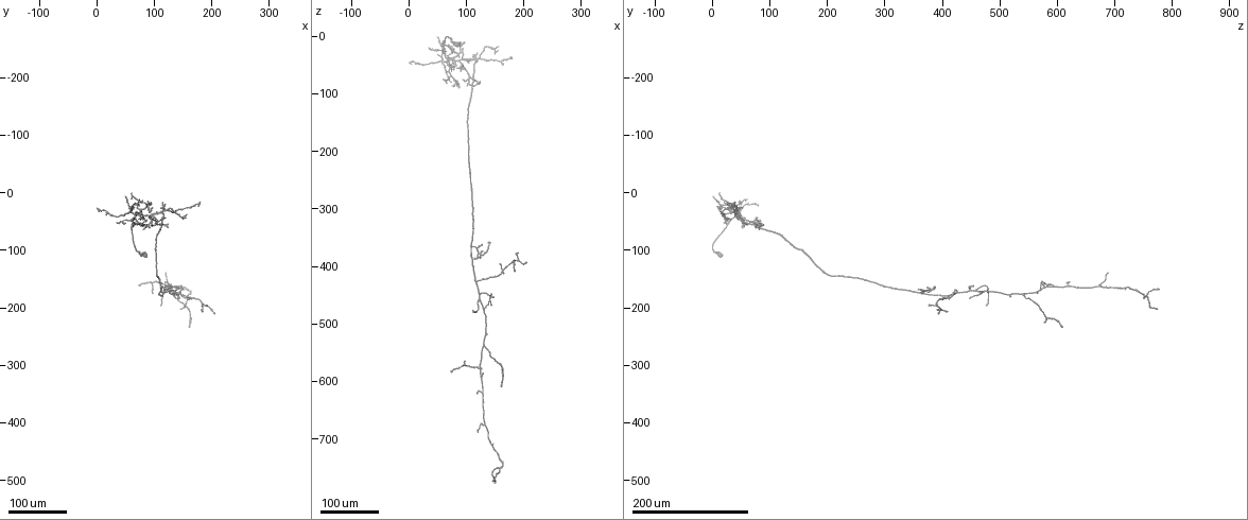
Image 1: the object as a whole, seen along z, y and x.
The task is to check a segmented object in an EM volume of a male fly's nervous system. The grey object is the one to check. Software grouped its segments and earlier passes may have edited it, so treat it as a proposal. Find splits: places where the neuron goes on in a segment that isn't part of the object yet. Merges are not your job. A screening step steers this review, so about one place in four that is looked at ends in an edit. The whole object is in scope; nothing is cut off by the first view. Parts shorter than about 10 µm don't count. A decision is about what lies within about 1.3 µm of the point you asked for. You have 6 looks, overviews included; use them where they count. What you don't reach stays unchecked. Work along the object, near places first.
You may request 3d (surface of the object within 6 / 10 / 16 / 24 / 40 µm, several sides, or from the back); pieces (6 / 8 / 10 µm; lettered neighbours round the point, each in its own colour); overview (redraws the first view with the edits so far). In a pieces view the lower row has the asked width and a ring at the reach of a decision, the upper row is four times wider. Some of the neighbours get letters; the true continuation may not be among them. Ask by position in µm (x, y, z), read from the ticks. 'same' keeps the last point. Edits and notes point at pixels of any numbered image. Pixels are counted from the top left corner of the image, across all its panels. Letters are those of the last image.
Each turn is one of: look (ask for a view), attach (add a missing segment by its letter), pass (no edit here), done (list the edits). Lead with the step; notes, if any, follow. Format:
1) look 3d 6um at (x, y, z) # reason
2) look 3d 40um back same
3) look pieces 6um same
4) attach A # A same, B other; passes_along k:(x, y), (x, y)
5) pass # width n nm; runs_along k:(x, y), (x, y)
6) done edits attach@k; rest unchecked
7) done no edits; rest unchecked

look 3d 24um at (120, 25, 30) # free end

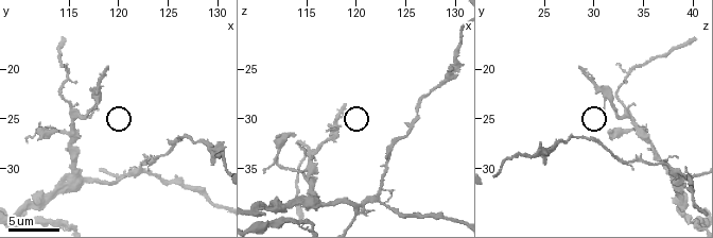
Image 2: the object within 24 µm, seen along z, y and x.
look pieces 6um at (118.8, 19.8, 28.6)

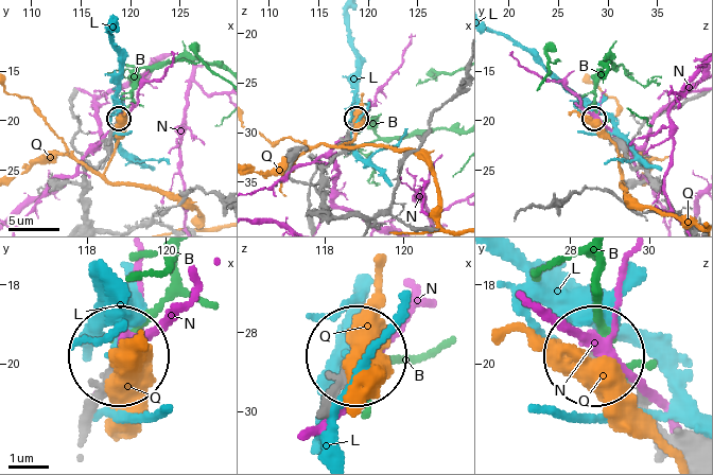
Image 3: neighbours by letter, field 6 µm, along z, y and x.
pass # width 220 nm; B other, L other, N other, Q other; runs_along 3:(693, 454), (595, 355); no lettered segment goes on from it

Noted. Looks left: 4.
look 3d 40um at (100, 50, 45) # an open end

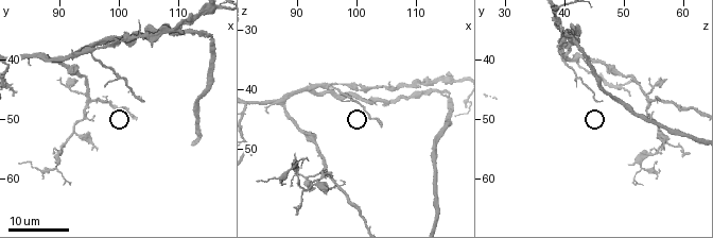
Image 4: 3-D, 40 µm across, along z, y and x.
look pieces 8um at (104.0, 47.0, 46.5) # see the neighbours

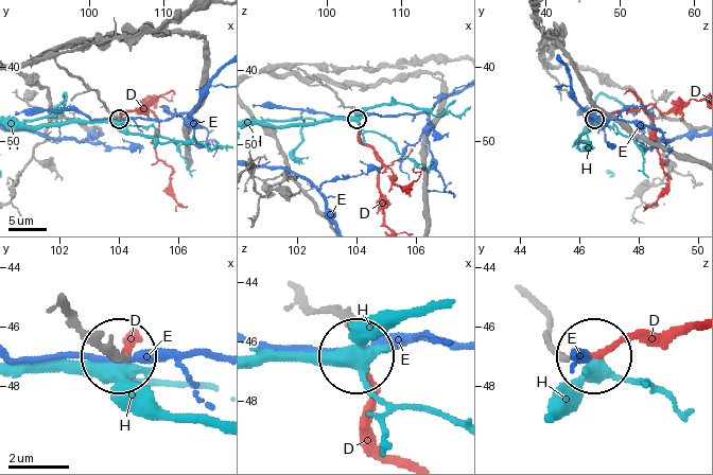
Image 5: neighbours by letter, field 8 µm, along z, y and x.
attach D # width 190 nm; D same, E other, H other; passes_along 5:(71, 313), (114, 356), (132, 336); the neuron continues

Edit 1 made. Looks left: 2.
look 3d 40um at (155, 40, 15) # tapers out

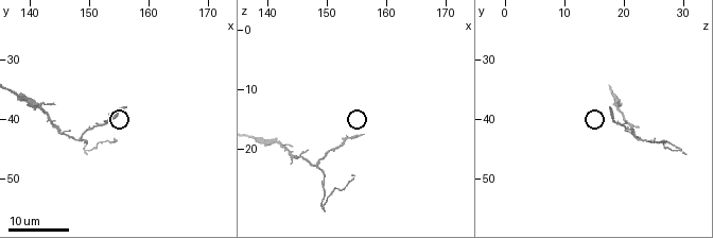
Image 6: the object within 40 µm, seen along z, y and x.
look pieces 6um at (156.0, 38.5, 17.5) # see the neighbours

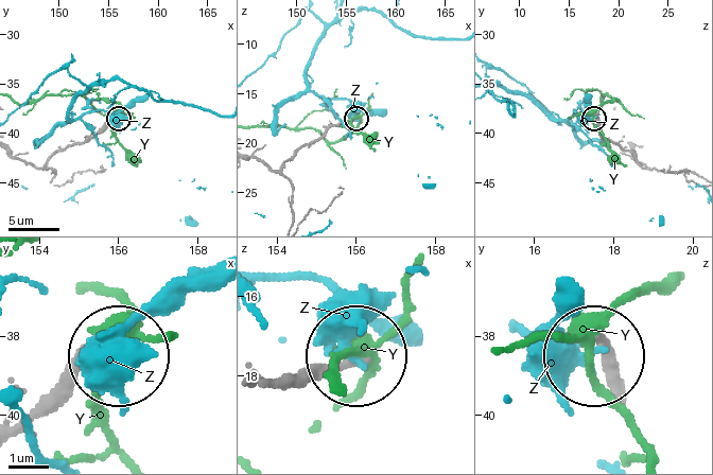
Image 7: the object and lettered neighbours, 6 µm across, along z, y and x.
pass # Y other, Z other; no lettered segment goes on from it

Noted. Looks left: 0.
done edits attach@5; rest unchecked

